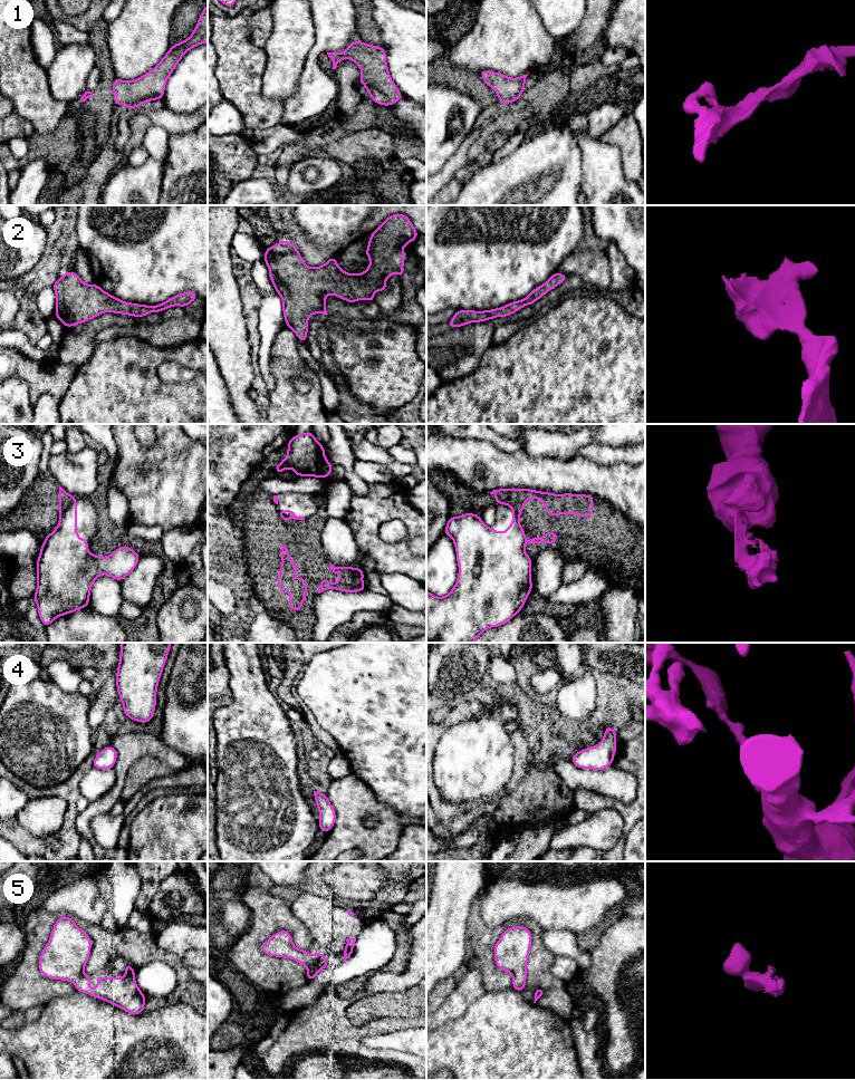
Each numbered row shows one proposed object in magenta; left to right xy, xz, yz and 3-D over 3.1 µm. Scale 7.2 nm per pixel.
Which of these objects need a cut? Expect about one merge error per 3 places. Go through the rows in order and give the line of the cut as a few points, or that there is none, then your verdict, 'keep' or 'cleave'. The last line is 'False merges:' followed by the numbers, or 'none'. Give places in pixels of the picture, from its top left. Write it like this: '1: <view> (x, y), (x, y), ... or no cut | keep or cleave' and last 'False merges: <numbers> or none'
1: no cut | keep
2: no cut | keep
3: xy (75, 498), (60, 517) | cleave
4: no cut | keep
5: no cut | keep
False merges: 3

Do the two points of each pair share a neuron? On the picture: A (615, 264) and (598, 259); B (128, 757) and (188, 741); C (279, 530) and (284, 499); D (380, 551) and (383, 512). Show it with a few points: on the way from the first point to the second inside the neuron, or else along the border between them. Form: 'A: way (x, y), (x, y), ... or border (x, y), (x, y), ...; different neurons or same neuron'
A: border (602, 247), (609, 270), (608, 288); different neurons
B: border (156, 735), (189, 761); different neurons
C: border (276, 504), (279, 511); different neurons
D: way (373, 541), (373, 522); same neuron

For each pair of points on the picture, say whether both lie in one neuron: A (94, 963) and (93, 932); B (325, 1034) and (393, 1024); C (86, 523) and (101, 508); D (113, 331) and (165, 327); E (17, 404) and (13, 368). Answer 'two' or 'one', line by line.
A: one
B: one
C: two
D: one
E: two

